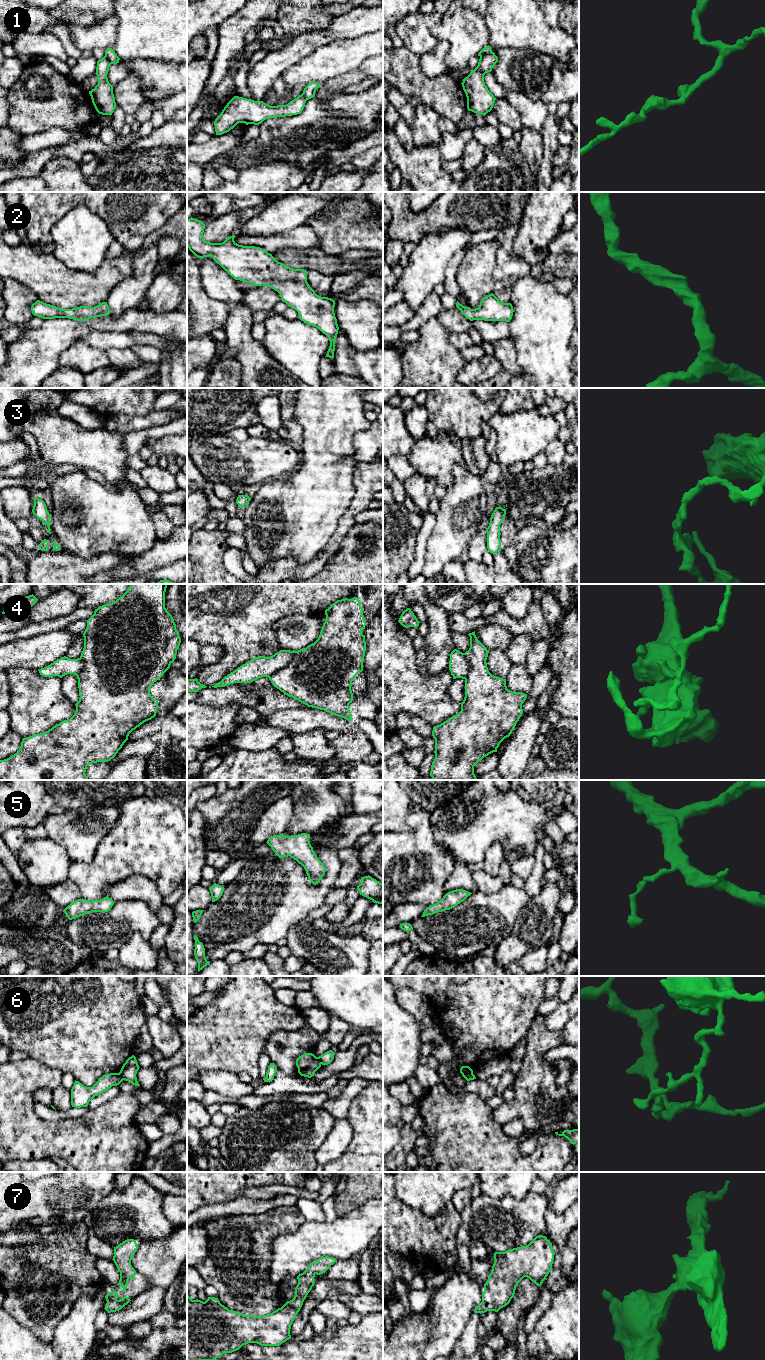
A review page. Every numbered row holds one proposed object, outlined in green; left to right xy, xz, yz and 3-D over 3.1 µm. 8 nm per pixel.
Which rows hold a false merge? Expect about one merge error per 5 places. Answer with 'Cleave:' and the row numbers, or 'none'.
Cleave: 1, 6

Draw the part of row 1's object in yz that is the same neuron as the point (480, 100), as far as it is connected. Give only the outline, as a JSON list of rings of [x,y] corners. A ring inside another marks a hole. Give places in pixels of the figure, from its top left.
[[[494,52],[486,54],[461,83],[467,97],[468,111],[485,116],[492,110],[496,98],[485,85],[484,75],[491,72],[497,62],[498,57]]]

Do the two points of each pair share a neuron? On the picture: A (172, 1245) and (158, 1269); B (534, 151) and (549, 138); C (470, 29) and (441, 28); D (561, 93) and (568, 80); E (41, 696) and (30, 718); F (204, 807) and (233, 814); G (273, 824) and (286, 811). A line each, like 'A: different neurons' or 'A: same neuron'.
A: same neuron
B: different neurons
C: same neuron
D: same neuron
E: same neuron
F: same neuron
G: same neuron

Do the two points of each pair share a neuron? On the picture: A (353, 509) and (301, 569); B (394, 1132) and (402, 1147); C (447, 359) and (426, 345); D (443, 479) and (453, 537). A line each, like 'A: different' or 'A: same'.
A: same
B: different
C: same
D: different

